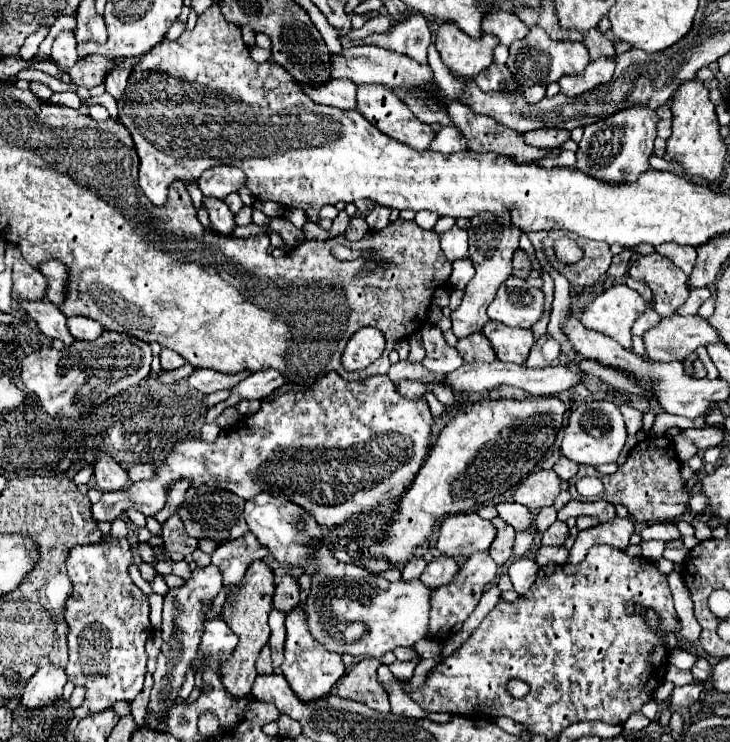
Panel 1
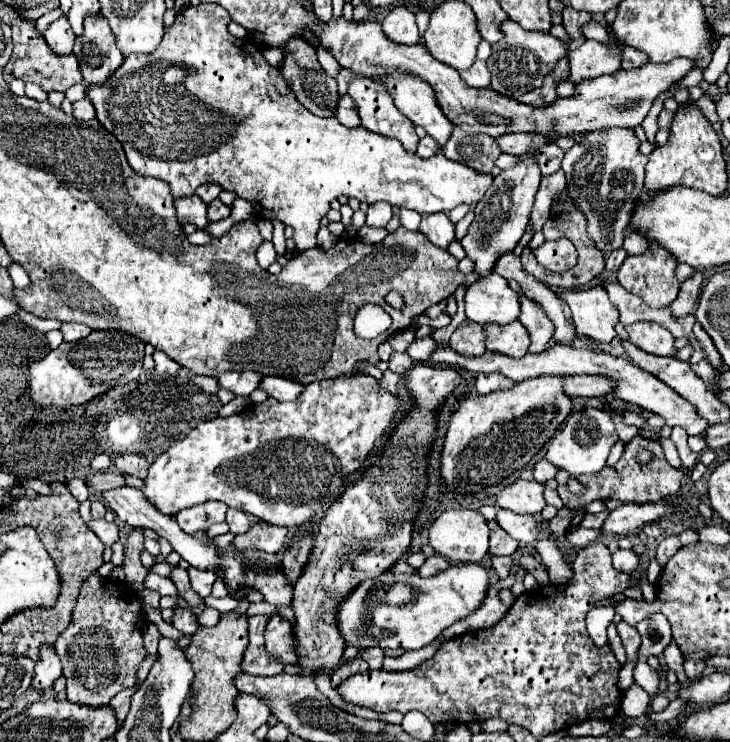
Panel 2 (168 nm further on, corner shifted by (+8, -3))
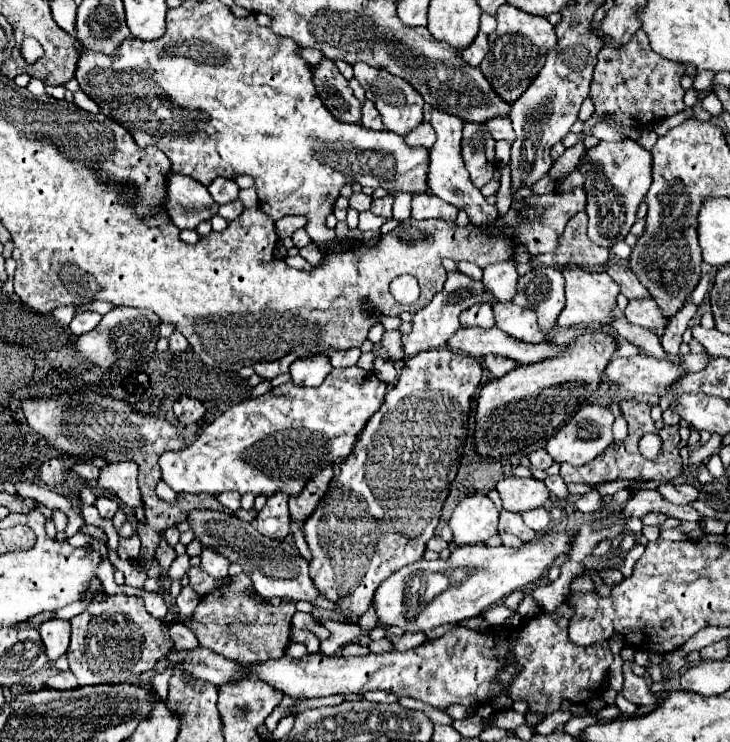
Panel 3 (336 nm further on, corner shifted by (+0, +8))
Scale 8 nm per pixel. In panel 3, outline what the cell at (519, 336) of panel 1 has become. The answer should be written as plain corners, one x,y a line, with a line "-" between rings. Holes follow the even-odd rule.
494,302
492,308
496,316
496,326
506,334
510,334
512,338
530,344
538,344
546,340
546,334
538,328
534,312
530,312
528,308
520,308
512,302
510,304

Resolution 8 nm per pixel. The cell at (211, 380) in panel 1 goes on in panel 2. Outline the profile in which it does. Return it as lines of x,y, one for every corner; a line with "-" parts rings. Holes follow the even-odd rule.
224,371
216,379
218,379
220,389
226,389
226,391
232,391
234,395
246,397
258,387
262,375
254,373
254,371

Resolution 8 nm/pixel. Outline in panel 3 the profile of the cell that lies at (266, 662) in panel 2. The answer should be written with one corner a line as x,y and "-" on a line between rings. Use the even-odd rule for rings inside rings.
230,576
226,586
218,586
216,590
204,594
192,616
184,620
184,624
194,630
200,646
206,646
242,666
264,662
268,658
282,658
290,644
290,626
296,612
292,602
270,606
260,596
250,598
246,592
252,588
250,576

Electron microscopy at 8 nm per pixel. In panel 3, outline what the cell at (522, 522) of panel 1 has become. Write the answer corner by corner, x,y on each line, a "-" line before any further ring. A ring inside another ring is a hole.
534,508
522,514
526,526
530,526
536,532
544,532
550,526
550,512
546,508

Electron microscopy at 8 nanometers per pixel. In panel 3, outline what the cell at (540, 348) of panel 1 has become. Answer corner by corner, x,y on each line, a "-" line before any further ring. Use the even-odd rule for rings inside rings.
534,266
528,274
520,276
518,292
512,302
522,308
532,308
538,316
540,328
548,334
564,308
562,272
550,266

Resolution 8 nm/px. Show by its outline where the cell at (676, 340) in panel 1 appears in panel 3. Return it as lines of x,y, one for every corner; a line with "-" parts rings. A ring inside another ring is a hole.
646,296
642,300
630,300
624,314
632,324
644,326
648,330
664,328
664,324
666,324
666,320
664,320
664,316
662,316
662,312
652,296

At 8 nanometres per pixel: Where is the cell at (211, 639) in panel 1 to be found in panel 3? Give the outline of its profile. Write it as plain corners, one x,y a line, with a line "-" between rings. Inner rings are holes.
184,586
182,592
180,592
178,598
176,598
176,606
178,606
178,610
180,610
182,620
192,614
192,610
198,606
198,602
200,602
200,596
192,590
192,586

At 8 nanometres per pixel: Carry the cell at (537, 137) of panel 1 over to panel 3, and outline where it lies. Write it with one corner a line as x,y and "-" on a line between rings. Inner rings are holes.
508,118
488,120
488,122
486,122
486,128
488,128
488,132
492,132
492,138
494,138
494,140
514,142
514,128
512,128
512,122
510,122

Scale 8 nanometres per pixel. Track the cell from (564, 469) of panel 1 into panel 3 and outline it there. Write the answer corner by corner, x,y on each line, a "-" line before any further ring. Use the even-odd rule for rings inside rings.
538,448
538,450
530,452
530,464
532,464
534,468
546,470
546,468
550,468
550,466
554,464
554,460
552,460
552,456
550,456
544,448

